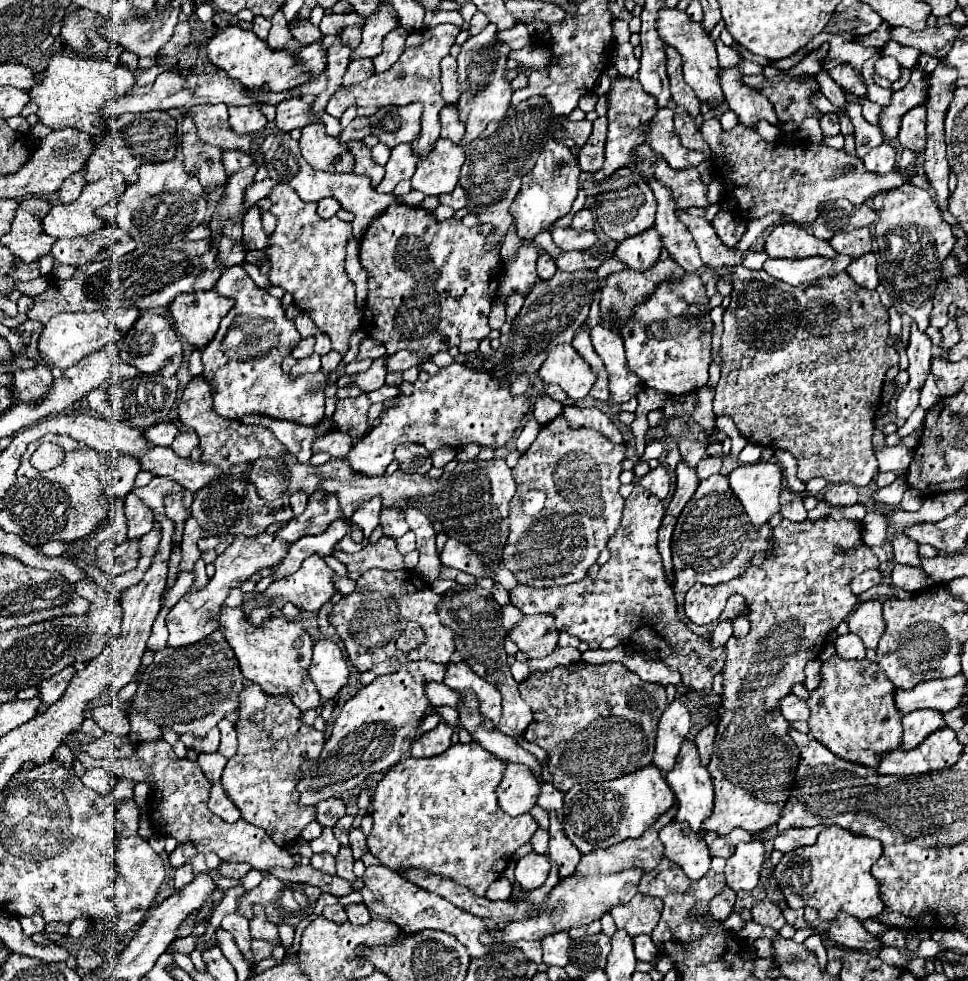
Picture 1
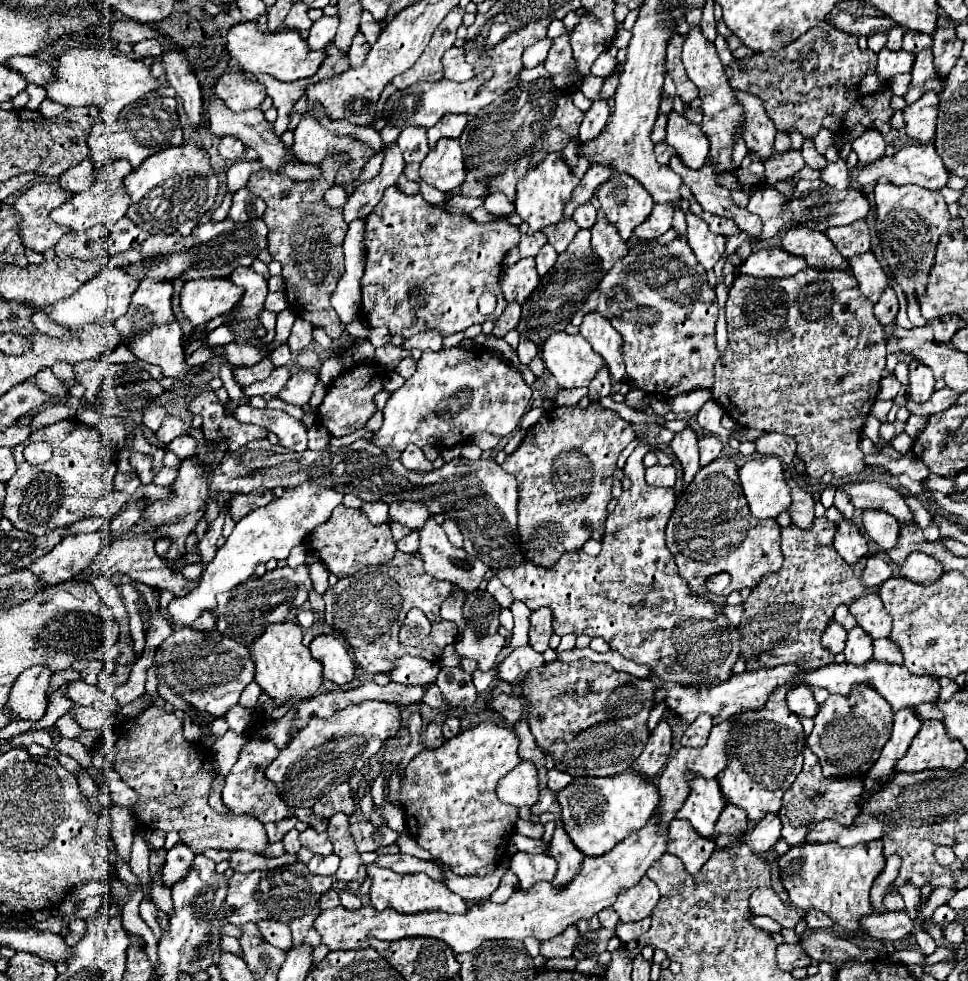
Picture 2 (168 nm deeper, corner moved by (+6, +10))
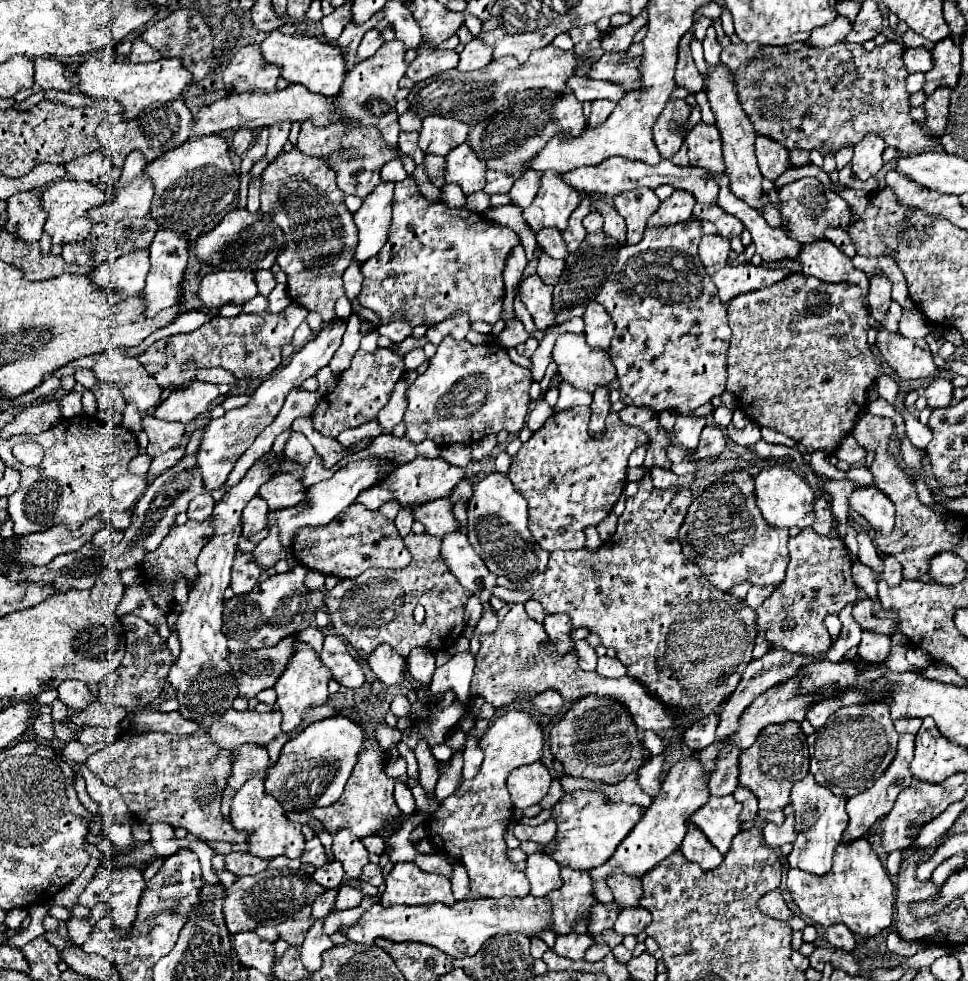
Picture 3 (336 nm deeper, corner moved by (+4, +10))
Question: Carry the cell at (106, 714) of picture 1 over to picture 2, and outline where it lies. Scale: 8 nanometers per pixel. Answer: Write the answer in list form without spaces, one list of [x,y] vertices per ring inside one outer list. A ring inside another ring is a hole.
[[[72,681],[64,689],[66,697],[76,703],[76,705],[86,705],[86,707],[96,707],[100,711],[110,711],[118,713],[118,703],[104,691],[100,691],[96,685],[86,685],[84,681]]]

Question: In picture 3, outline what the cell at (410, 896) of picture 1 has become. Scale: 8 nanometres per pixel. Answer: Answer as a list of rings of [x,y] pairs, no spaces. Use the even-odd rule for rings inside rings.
[[[396,863],[394,869],[388,873],[384,881],[384,893],[380,897],[380,905],[390,907],[390,905],[428,905],[428,903],[444,903],[444,905],[454,905],[456,899],[450,889],[450,881],[444,875],[428,873],[416,867],[414,863]]]

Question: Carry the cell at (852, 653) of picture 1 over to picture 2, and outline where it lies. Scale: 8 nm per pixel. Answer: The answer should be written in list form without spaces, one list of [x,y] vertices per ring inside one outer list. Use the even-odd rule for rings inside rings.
[[[854,627],[846,639],[846,649],[844,649],[846,661],[854,665],[868,663],[872,659],[872,643],[874,643],[872,637],[862,627]]]

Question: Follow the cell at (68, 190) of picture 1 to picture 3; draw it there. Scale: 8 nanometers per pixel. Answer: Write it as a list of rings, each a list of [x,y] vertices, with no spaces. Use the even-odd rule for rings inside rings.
[[[100,149],[68,163],[66,173],[74,181],[88,181],[88,183],[94,183],[102,189],[112,187],[120,177],[120,171],[110,163],[106,153]]]

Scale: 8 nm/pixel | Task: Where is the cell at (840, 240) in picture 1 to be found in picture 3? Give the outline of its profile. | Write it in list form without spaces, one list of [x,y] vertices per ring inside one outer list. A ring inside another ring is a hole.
[[[830,227],[830,229],[826,229],[824,231],[824,239],[828,239],[828,241],[832,241],[842,253],[846,253],[848,257],[854,257],[856,255],[856,247],[854,247],[854,241],[850,239],[850,235],[848,235],[848,231],[846,229],[842,229],[842,227]]]

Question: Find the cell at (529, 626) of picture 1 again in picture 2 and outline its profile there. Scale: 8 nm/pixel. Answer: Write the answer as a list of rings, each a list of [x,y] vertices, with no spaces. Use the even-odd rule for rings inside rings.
[[[548,607],[534,611],[530,619],[530,647],[538,653],[544,653],[552,633],[552,611],[548,611]]]

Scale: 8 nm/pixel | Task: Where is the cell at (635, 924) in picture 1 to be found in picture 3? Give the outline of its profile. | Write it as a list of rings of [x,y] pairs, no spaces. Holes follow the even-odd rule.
[[[618,875],[618,879],[610,879],[608,887],[614,893],[614,899],[622,909],[640,907],[640,899],[642,899],[640,879],[630,879],[628,875]]]

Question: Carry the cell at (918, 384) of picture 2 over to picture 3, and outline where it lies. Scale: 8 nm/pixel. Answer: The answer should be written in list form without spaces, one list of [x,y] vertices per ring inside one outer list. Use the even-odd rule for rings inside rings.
[[[936,377],[926,389],[924,389],[924,397],[928,399],[928,405],[932,409],[936,407],[948,407],[952,401],[952,385],[948,379]]]

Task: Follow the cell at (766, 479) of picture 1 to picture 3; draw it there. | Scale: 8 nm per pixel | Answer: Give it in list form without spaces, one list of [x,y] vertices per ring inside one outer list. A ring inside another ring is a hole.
[[[772,465],[760,469],[760,473],[754,477],[754,487],[756,487],[756,507],[760,509],[762,517],[766,519],[768,525],[786,529],[786,527],[808,527],[814,523],[814,497],[816,493],[812,487],[806,483],[802,475],[796,471],[788,469],[786,465]]]

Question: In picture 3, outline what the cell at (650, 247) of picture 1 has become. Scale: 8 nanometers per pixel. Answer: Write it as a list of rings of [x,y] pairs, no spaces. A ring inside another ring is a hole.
[[[674,191],[666,201],[662,201],[662,205],[658,207],[658,211],[650,217],[648,227],[658,227],[658,225],[674,225],[674,223],[682,223],[688,221],[692,217],[692,207],[694,207],[694,197],[686,191]]]

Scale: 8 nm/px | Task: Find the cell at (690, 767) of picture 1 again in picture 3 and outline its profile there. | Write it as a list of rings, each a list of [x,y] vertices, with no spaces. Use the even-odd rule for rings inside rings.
[[[710,795],[706,805],[702,805],[690,821],[710,839],[710,843],[724,855],[732,843],[732,837],[740,831],[738,815],[742,805],[732,797],[714,797]]]

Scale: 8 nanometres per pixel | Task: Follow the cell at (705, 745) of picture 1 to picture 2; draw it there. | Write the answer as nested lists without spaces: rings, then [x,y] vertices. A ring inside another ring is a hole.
[[[700,715],[694,723],[688,725],[688,729],[682,735],[682,745],[684,747],[704,747],[704,743],[708,741],[710,729],[714,727],[712,717],[710,715]]]

